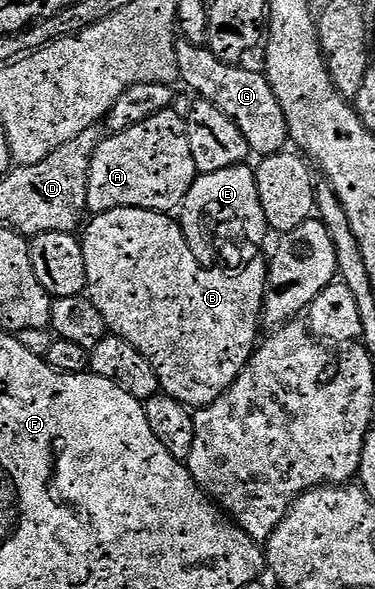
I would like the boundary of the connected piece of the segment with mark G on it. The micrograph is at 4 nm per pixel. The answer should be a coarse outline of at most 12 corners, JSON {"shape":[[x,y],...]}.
{"shape":[[176,38],[182,84],[233,118],[259,157],[290,129],[264,72]]}

